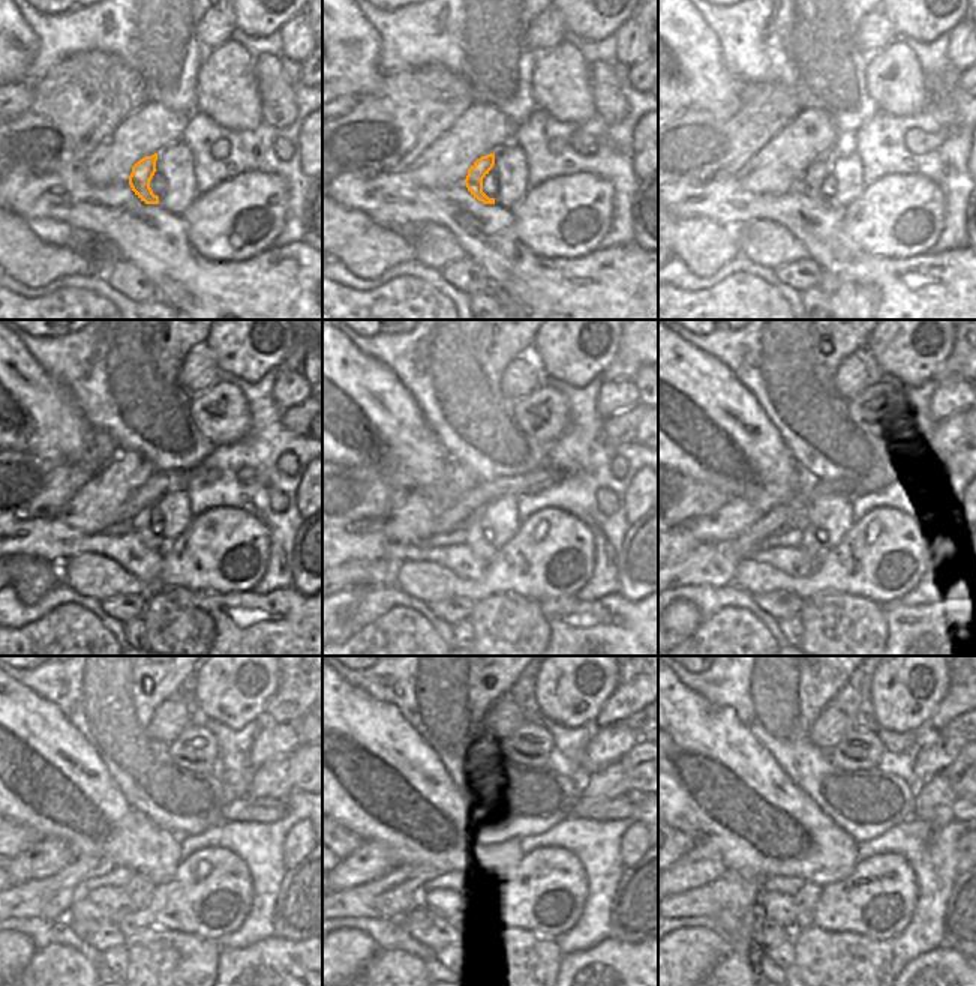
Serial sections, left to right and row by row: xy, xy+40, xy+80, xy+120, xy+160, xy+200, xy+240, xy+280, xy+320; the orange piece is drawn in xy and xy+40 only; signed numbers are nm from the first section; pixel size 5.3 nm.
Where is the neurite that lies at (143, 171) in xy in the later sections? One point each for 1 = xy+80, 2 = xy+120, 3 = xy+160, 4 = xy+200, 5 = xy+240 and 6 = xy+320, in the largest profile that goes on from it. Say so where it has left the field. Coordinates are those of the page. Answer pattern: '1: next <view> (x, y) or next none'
1: next xy+80 (819, 170)
2: next xy+120 (140, 526)
3: next xy+160 (477, 542)
4: next xy+200 (810, 545)
5: next xy+240 (138, 889)
6: next xy+320 (807, 898)

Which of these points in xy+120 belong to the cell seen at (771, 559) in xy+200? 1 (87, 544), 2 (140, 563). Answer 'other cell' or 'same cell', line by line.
1: same cell
2: same cell

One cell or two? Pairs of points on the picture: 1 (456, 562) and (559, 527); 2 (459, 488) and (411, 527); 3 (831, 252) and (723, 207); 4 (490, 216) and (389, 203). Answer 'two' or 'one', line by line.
1: two
2: one
3: one
4: one

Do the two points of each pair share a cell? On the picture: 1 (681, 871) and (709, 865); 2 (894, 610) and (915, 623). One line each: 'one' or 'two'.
1: one
2: one

